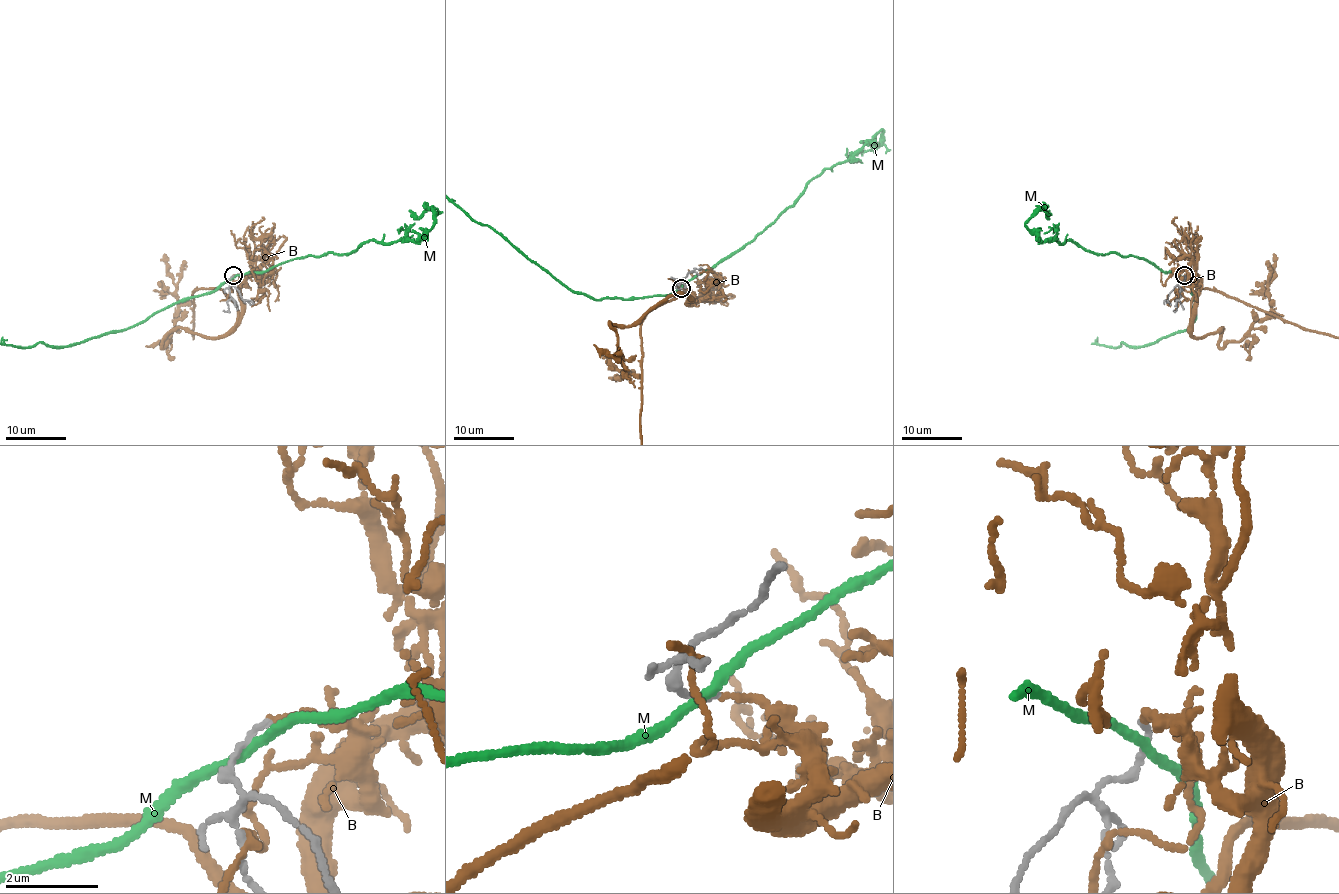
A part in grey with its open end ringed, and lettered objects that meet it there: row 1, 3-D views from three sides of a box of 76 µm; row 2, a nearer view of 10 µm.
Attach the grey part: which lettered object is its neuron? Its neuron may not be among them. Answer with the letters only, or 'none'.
none

